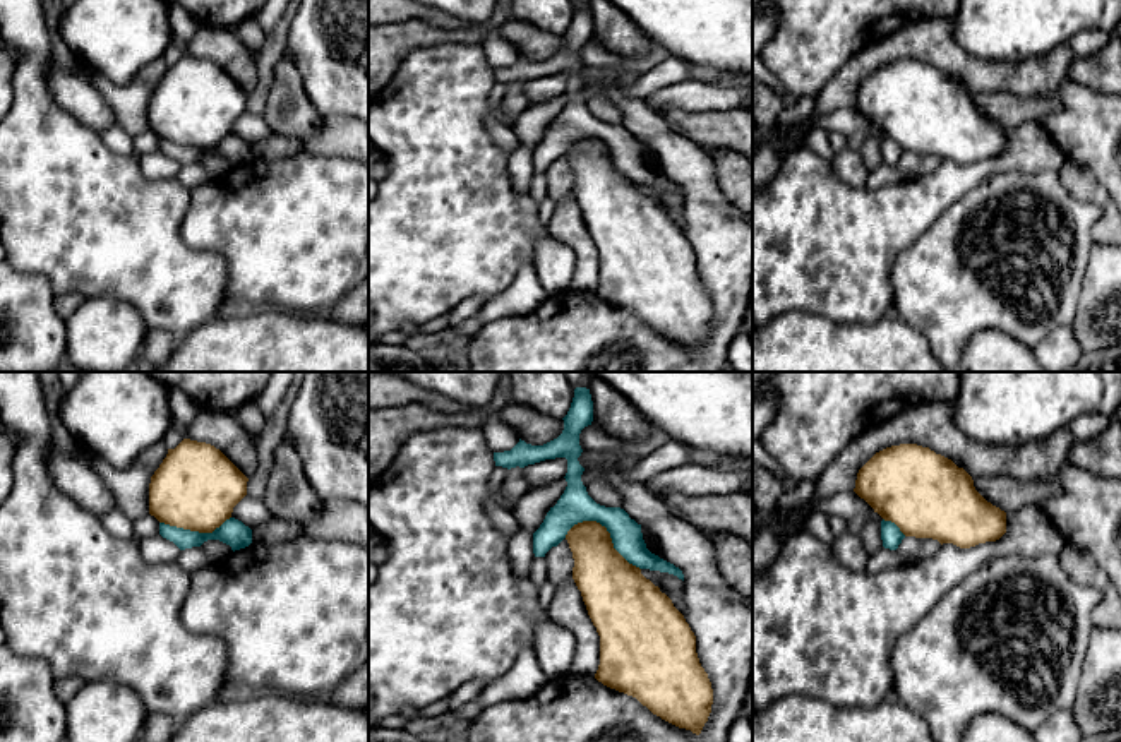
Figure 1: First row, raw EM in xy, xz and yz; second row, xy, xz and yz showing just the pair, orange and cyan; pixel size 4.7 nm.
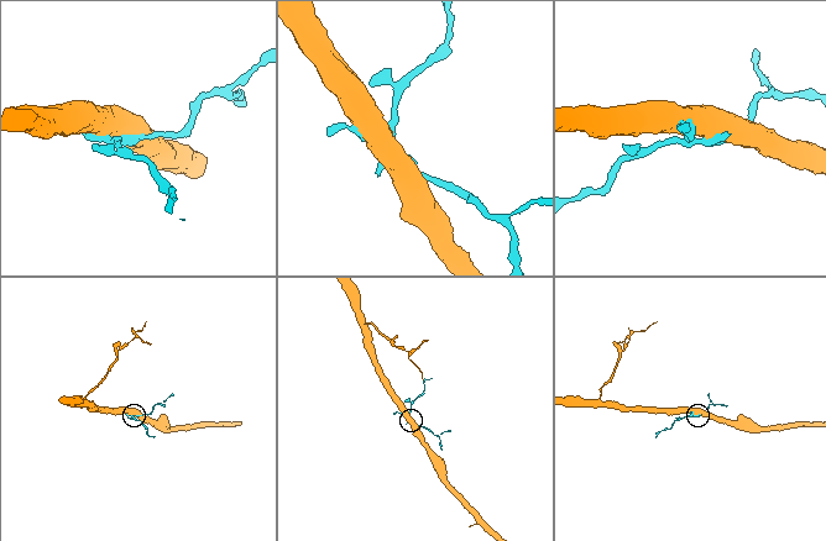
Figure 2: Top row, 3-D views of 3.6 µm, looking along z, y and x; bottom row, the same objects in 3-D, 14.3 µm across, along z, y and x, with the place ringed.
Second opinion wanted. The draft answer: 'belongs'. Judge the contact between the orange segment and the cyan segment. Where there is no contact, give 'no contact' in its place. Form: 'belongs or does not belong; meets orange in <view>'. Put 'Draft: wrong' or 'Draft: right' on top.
Draft: wrong
does not belong; meets orange in xz

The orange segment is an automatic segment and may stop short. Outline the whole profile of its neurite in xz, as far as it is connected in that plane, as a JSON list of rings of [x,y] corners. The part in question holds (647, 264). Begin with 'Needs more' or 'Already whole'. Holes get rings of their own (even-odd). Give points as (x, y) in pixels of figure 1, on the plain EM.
Already whole. [[[578,139],[566,156],[574,175],[572,195],[600,252],[595,295],[699,351],[713,305],[684,231],[614,165],[600,139]]]

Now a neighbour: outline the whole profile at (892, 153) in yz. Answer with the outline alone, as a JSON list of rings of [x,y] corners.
[[[881,137],[881,156],[884,165],[896,166],[903,154],[905,151],[895,139]]]

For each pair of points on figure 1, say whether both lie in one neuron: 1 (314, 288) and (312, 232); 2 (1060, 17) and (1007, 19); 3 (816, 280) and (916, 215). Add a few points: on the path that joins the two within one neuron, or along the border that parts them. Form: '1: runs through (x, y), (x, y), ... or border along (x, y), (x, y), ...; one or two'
1: runs through (312, 275), (312, 245); one
2: runs through (1046, 17), (1020, 17); one
3: runs through (840, 256), (866, 230), (892, 218); one

